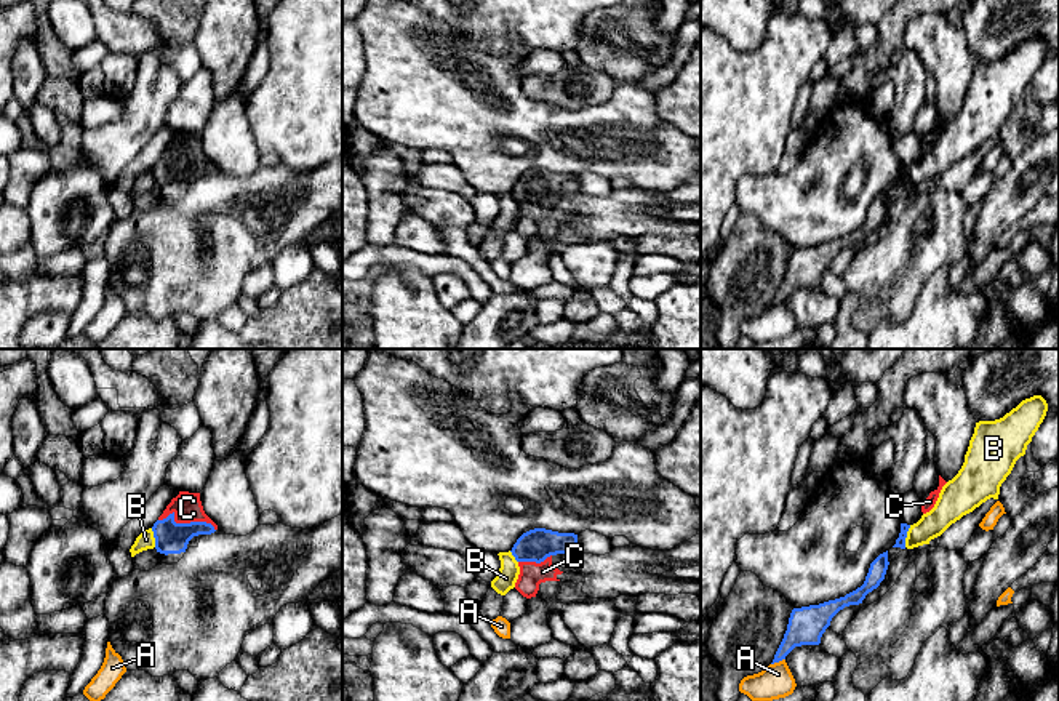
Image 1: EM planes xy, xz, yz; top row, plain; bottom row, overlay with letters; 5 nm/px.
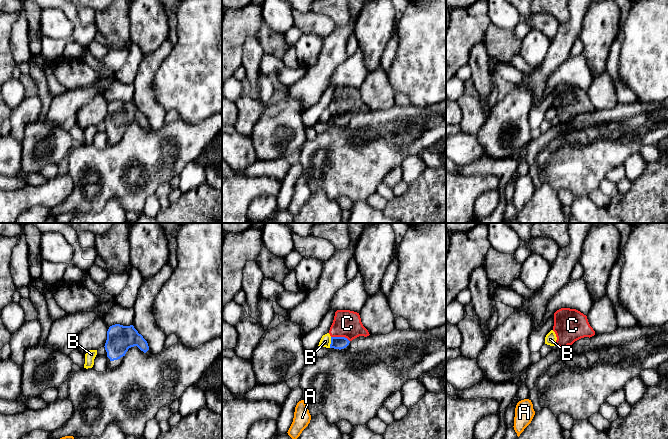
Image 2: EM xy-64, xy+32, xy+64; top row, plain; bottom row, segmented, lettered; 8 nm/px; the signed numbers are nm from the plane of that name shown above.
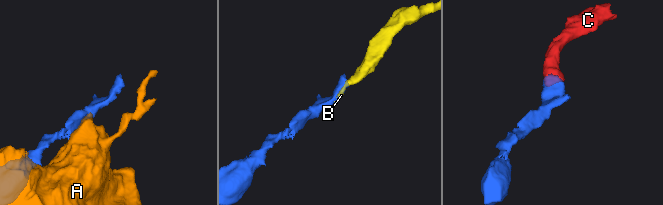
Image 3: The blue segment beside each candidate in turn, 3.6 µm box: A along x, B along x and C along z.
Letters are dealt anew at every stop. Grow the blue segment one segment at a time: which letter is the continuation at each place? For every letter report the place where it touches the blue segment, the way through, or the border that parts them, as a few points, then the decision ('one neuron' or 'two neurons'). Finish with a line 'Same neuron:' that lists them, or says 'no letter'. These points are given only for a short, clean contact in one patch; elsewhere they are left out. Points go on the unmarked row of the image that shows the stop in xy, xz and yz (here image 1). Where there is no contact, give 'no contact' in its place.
A: contact yz (778, 303); two neurons
B: contact yz (906, 178); border yz (911, 167), (904, 188); two neurons
C: contact xy (186, 165); way xy (170, 180), (186, 165), (187, 149); one neuron
Same neuron: C

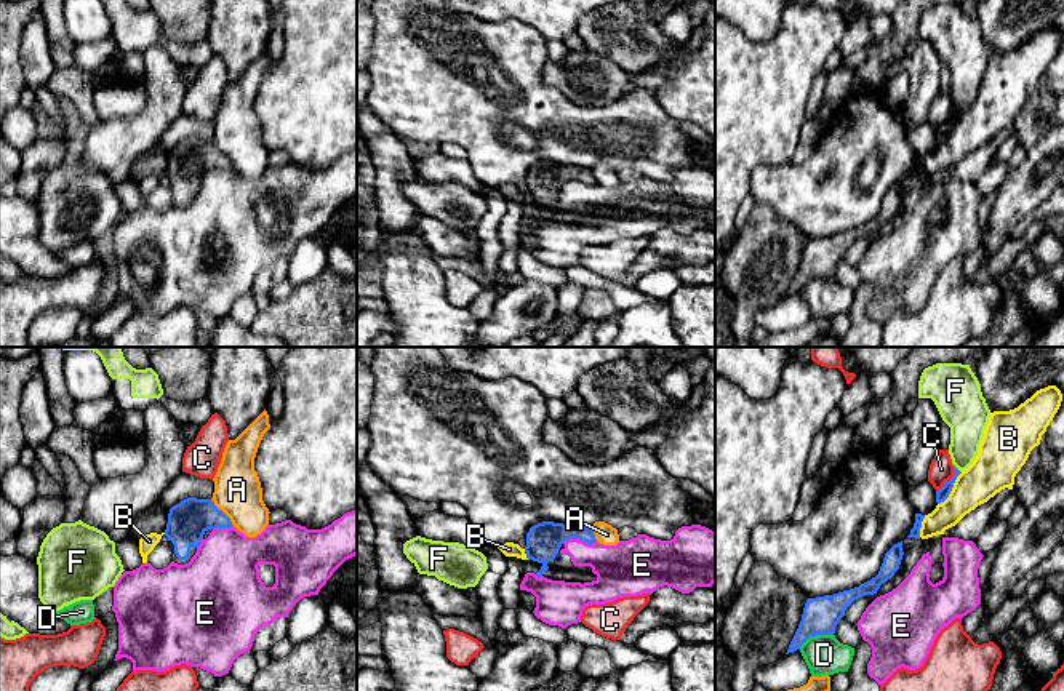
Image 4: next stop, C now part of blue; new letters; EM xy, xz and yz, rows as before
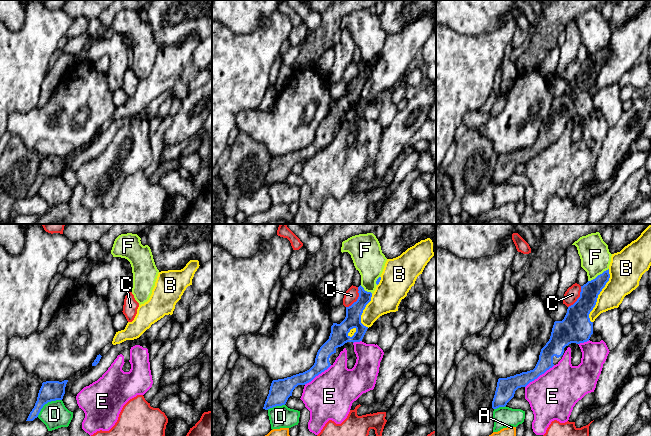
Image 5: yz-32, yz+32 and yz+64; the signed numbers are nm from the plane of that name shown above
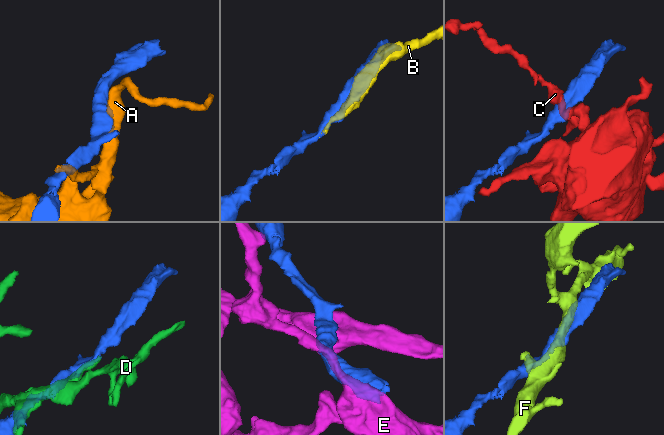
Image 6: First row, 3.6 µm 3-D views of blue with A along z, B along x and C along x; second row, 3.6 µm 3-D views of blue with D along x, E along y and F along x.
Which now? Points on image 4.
A: contact xy (223, 154); two neurons
B: contact yz (951, 131); two neurons
C: contact yz (949, 122); border yz (954, 107), (954, 115), (936, 133); two neurons
D: contact yz (815, 277); two neurons
E: contact xz (580, 181); two neurons
F: contact yz (957, 111); two neurons
Same neuron: no letter

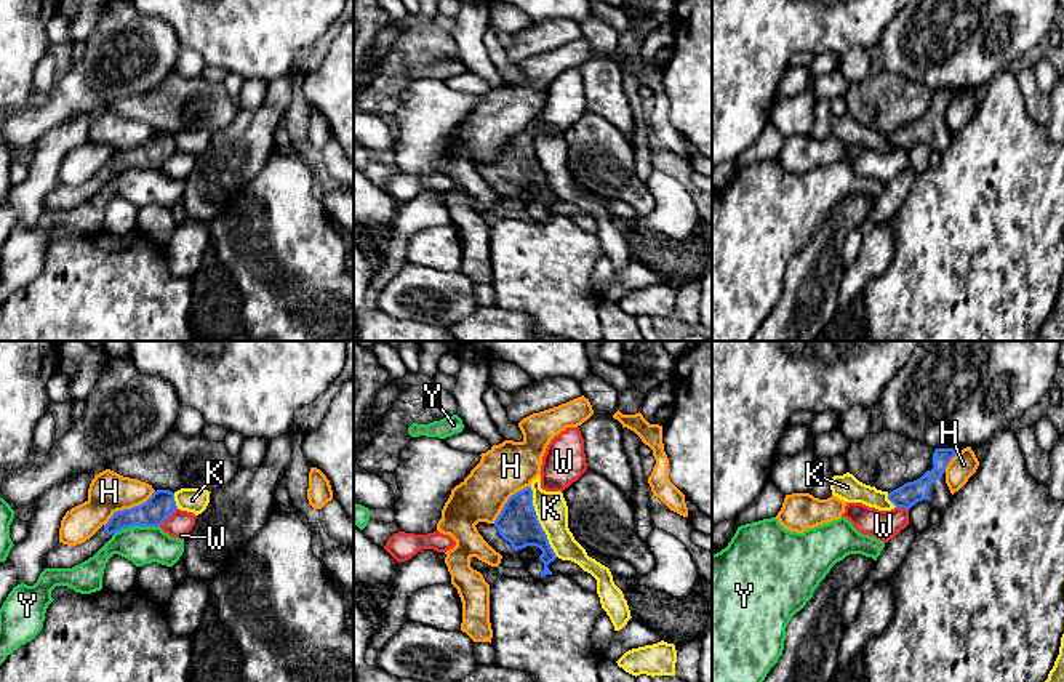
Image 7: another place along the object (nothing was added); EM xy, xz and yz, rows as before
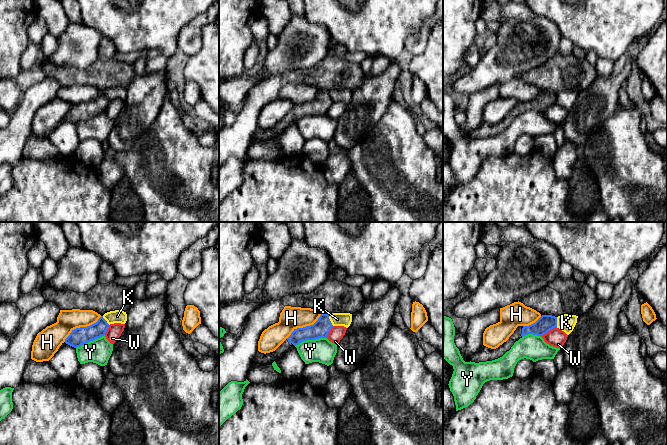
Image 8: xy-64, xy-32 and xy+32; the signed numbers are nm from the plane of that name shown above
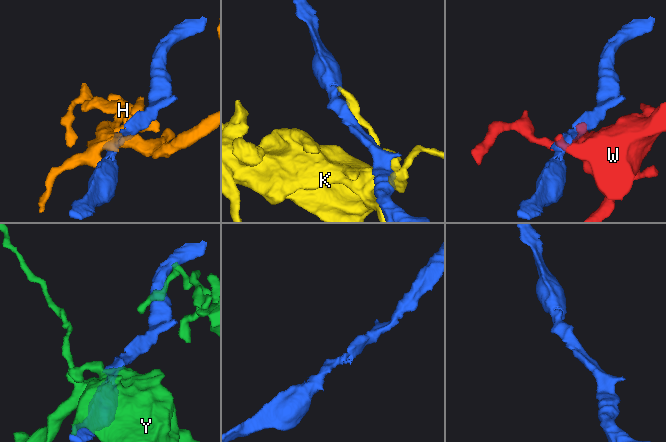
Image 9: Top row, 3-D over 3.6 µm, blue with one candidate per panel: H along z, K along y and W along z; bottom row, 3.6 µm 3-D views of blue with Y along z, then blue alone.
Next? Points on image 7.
H: contact xy (128, 151); two neurons
K: contact xz (538, 162); two neurons
W: contact xy (167, 159); border xy (176, 149), (159, 167); two neurons
Y: contact xy (136, 165); two neurons
Same neuron: no letter

